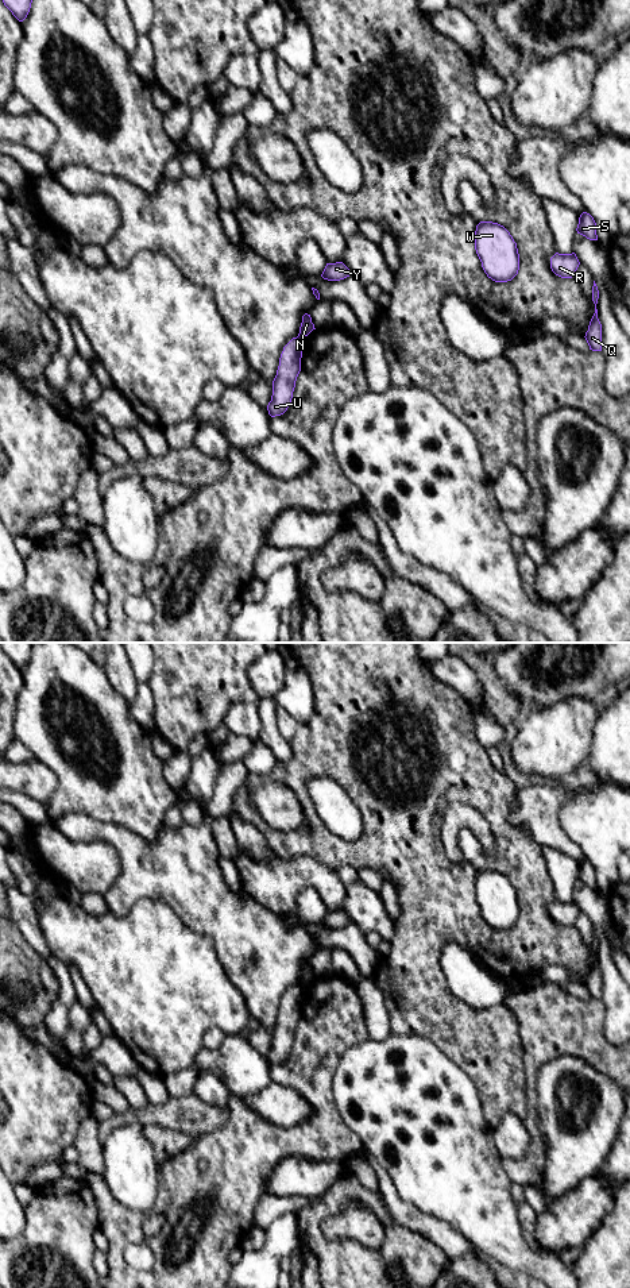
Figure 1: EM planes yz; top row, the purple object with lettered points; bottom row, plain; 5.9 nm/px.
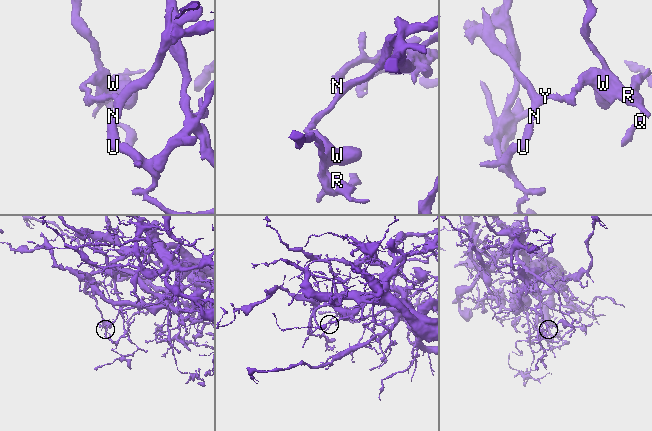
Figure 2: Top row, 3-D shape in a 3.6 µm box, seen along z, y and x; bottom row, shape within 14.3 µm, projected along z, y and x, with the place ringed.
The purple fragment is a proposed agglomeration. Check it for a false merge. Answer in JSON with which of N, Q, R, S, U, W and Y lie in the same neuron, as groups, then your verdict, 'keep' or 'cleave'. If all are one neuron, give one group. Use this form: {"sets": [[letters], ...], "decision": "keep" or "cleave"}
{"sets": [["N", "R", "S", "W", "Y"], ["Q", "U"]], "decision": "cleave"}

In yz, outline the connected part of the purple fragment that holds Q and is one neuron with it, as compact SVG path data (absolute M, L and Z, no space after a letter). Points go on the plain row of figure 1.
M594 929L592 949L595 952L595 961L590 969L588 979L585 980L584 984L590 994L590 998L592 999L602 999L602 972L598 967L598 957L596 957L598 946L599 946L599 938Z

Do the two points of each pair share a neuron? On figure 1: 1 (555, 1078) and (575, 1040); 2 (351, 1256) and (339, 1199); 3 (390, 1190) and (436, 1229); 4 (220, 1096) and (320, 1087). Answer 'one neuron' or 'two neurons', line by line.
1: two neurons
2: one neuron
3: one neuron
4: two neurons

